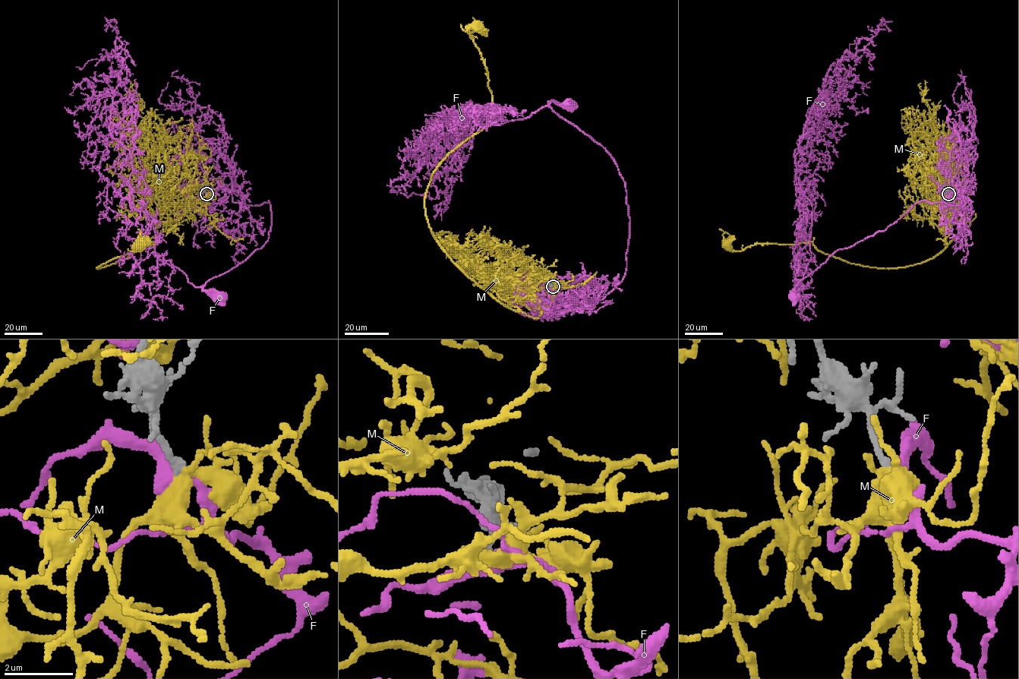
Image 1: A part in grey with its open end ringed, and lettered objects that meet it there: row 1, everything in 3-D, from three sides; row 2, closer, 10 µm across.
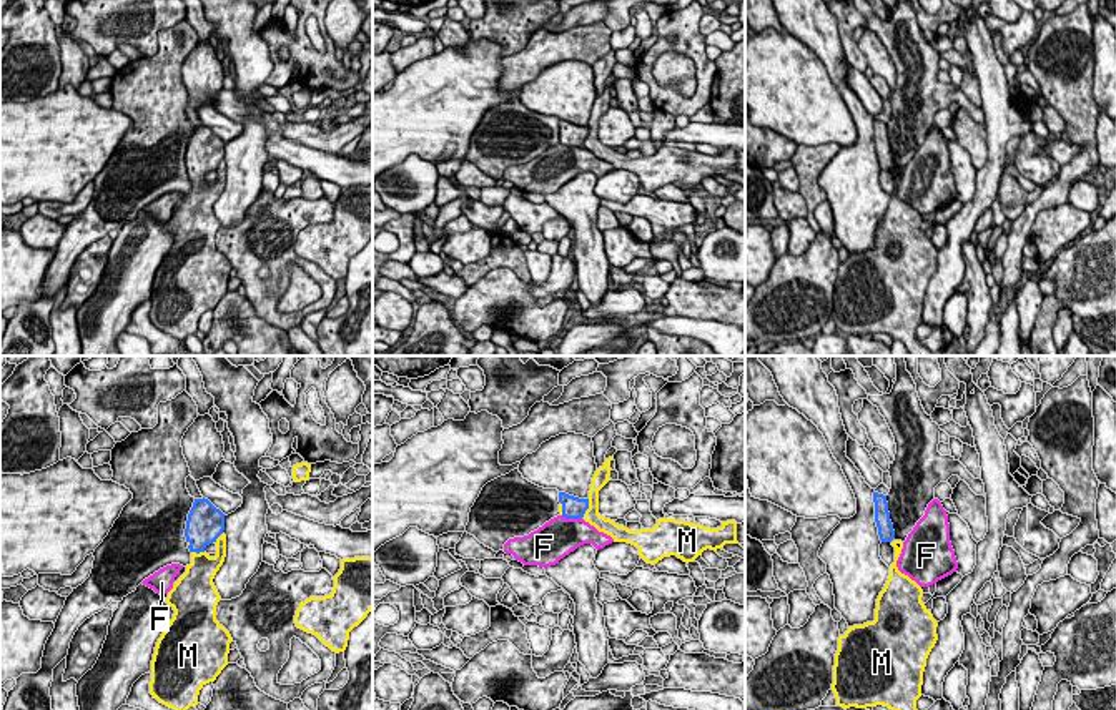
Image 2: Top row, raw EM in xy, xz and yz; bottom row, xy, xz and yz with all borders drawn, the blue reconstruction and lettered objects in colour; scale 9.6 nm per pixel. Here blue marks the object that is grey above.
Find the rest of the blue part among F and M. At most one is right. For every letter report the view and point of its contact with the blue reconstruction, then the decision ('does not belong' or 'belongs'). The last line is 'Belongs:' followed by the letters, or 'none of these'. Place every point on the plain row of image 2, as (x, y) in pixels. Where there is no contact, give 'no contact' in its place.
F: contact xz (571, 145); does not belong
M: contact xz (587, 135); belongs
Belongs: M

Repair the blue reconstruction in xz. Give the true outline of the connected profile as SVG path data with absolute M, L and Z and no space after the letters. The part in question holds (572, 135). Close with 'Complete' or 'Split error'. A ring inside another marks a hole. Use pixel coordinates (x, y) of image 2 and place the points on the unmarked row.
M605 86L592 105L587 126L579 126L565 120L559 120L559 140L565 146L584 146L599 160L614 166L614 170L627 170L639 176L640 186L647 191L657 191L664 185L677 183L684 190L694 190L704 178L718 178L725 171L737 170L737 150L727 148L720 155L710 156L700 151L690 151L675 146L659 146L652 156L629 158L599 141L599 118L610 108L610 88Z. Split error

